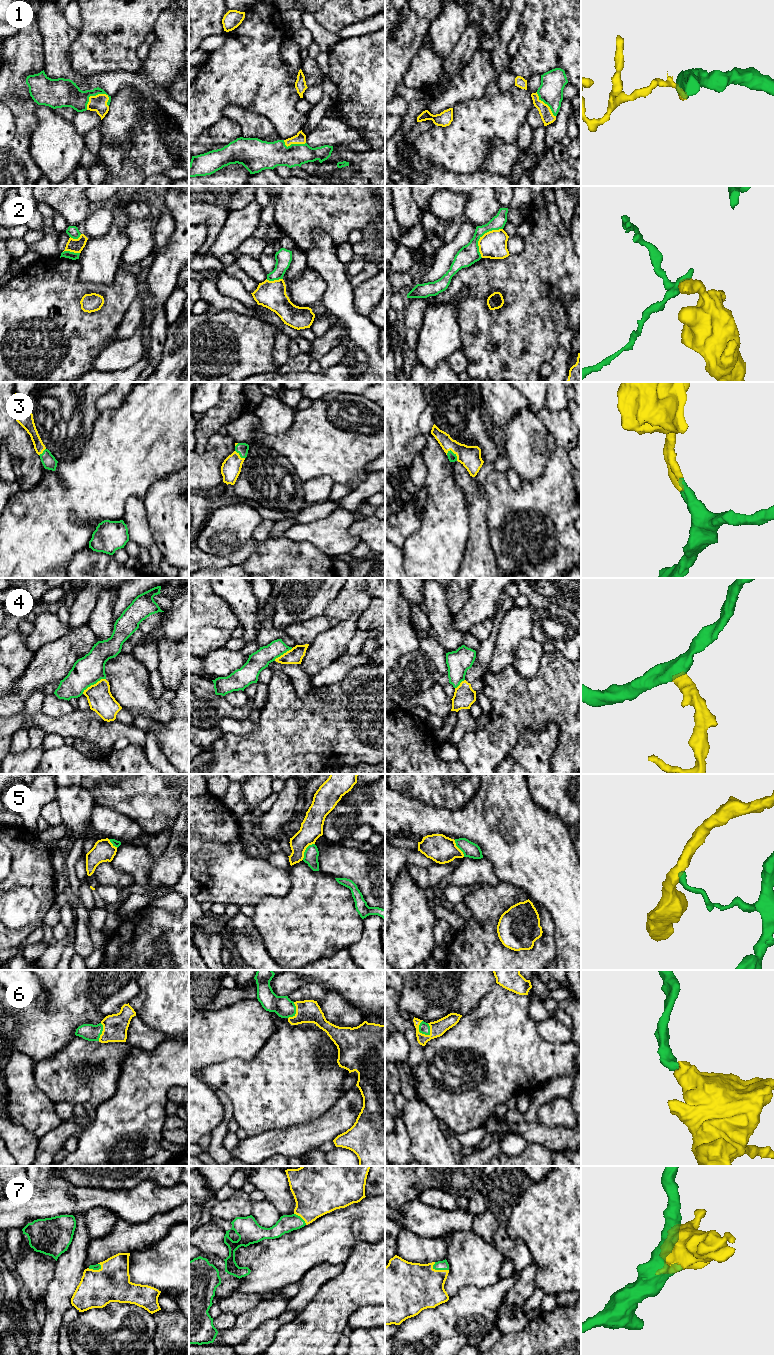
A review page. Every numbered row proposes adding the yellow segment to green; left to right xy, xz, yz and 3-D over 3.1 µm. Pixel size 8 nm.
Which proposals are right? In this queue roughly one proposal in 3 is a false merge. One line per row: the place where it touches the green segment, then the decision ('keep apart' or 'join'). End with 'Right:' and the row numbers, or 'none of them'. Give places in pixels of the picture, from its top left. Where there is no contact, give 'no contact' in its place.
1: xy (92, 95) | join
2: yz (481, 236) | keep apart
3: yz (454, 454) | join
4: xy (93, 684) | keep apart
5: xz (305, 850) | keep apart
6: yz (419, 1031) | join
7: yz (440, 1269) | join
Right: 1, 3, 6, 7

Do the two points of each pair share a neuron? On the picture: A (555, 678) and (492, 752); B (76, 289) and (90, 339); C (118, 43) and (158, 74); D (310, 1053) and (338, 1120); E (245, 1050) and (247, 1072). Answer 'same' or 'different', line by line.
A: same
B: same
C: different
D: different
E: different

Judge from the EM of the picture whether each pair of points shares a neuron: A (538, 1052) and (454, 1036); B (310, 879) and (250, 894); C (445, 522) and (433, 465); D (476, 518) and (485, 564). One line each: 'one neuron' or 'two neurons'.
A: one neuron
B: two neurons
C: one neuron
D: one neuron

